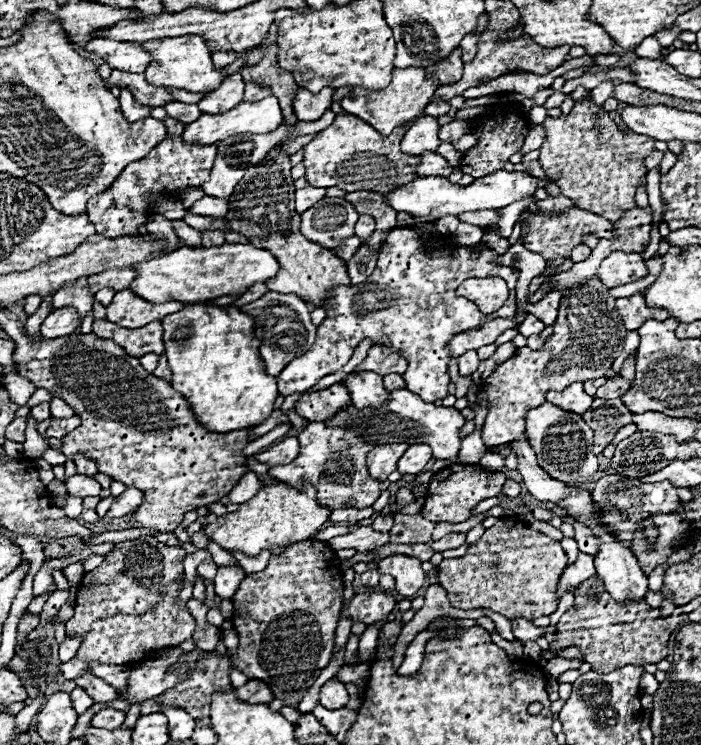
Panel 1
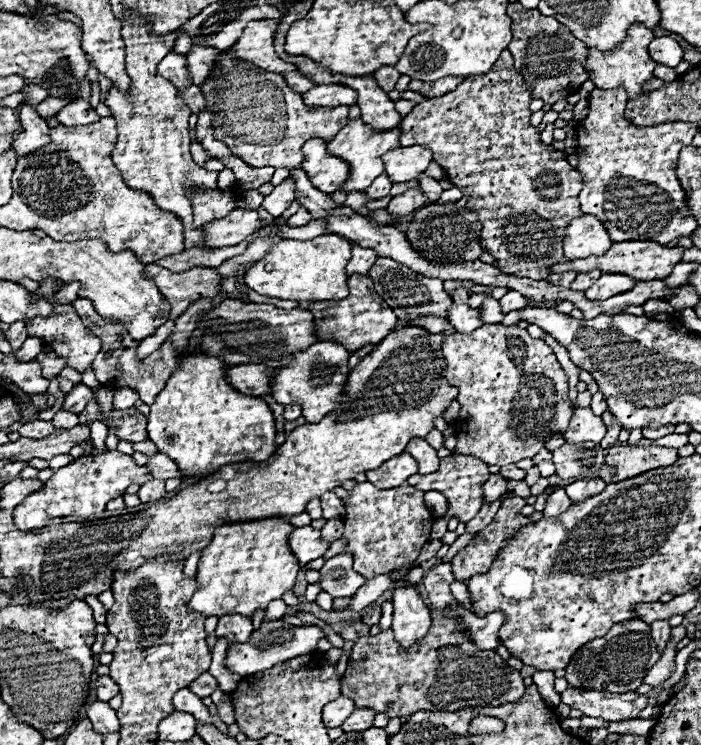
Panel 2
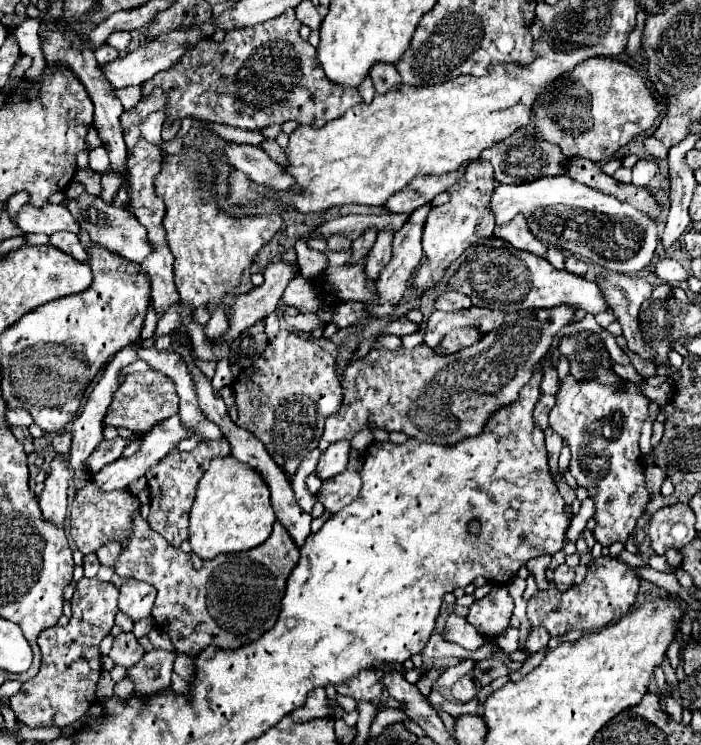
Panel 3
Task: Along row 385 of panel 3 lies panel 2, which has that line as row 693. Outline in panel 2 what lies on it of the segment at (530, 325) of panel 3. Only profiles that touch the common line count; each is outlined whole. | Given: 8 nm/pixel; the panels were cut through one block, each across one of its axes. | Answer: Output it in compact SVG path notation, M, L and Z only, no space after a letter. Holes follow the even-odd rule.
M442 562L434 568L430 568L422 580L430 602L432 602L432 628L426 636L426 640L418 642L412 648L400 648L394 636L390 636L390 630L380 632L378 636L368 636L360 638L352 654L348 658L348 668L342 678L342 694L350 696L356 702L356 708L372 708L376 712L388 714L390 718L408 718L418 710L434 710L434 712L454 712L460 708L470 708L470 706L498 706L498 704L508 704L514 700L520 700L520 696L526 692L526 686L522 682L522 676L518 670L510 668L504 658L500 658L494 650L484 652L478 650L470 638L462 636L458 630L458 614L456 614L456 604L450 594L450 584L454 582L450 562Z

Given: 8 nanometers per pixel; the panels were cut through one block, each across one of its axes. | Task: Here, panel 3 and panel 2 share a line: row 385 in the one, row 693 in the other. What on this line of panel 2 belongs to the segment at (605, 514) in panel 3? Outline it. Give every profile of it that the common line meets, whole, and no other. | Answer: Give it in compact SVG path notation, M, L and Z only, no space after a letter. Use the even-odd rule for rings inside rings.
M568 686L568 690L562 692L560 696L562 696L562 702L568 704L570 708L578 708L586 716L604 718L610 722L638 718L640 710L648 706L648 698L636 692L604 694L598 690L580 690L580 688Z

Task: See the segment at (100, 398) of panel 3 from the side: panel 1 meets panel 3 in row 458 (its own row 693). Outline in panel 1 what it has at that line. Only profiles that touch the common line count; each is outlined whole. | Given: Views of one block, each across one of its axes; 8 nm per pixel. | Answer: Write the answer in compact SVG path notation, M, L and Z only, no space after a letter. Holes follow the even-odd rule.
M78 686L70 692L70 698L72 698L72 706L74 706L74 710L78 714L84 714L94 704L94 700L82 688L78 688Z

